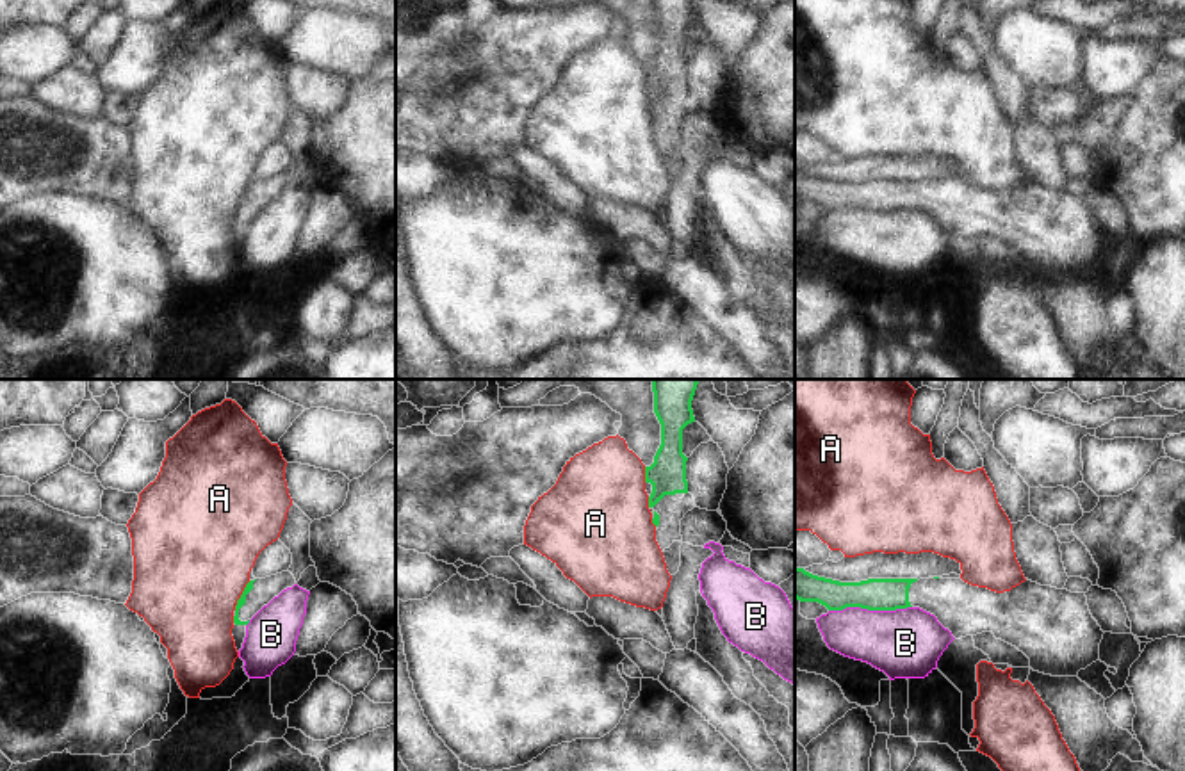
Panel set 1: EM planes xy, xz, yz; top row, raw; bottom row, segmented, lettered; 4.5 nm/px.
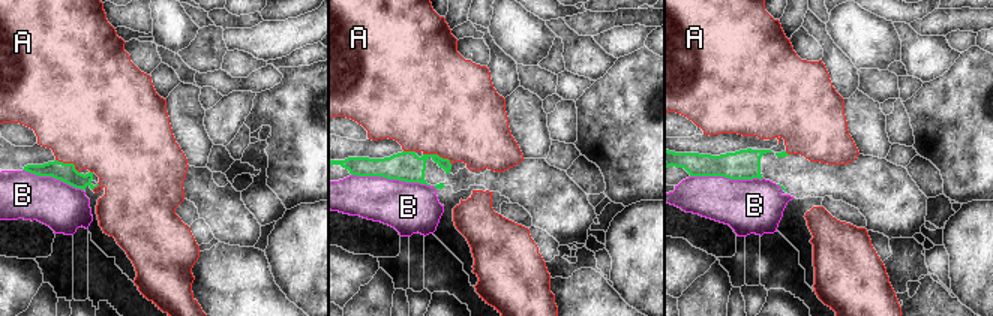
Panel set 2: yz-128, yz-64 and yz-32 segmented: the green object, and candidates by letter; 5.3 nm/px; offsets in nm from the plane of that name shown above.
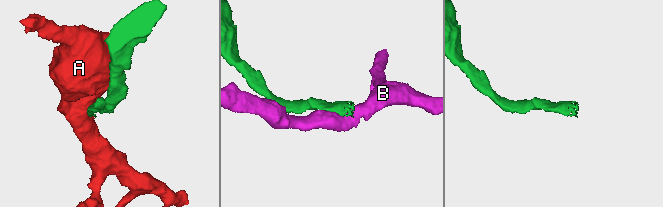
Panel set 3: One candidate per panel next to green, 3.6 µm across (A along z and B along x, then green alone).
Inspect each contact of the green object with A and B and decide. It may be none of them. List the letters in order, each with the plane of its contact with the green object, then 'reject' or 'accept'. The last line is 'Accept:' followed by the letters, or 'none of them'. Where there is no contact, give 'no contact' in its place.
A: contact in xy; reject
B: contact in yz; reject
Accept: none of them

